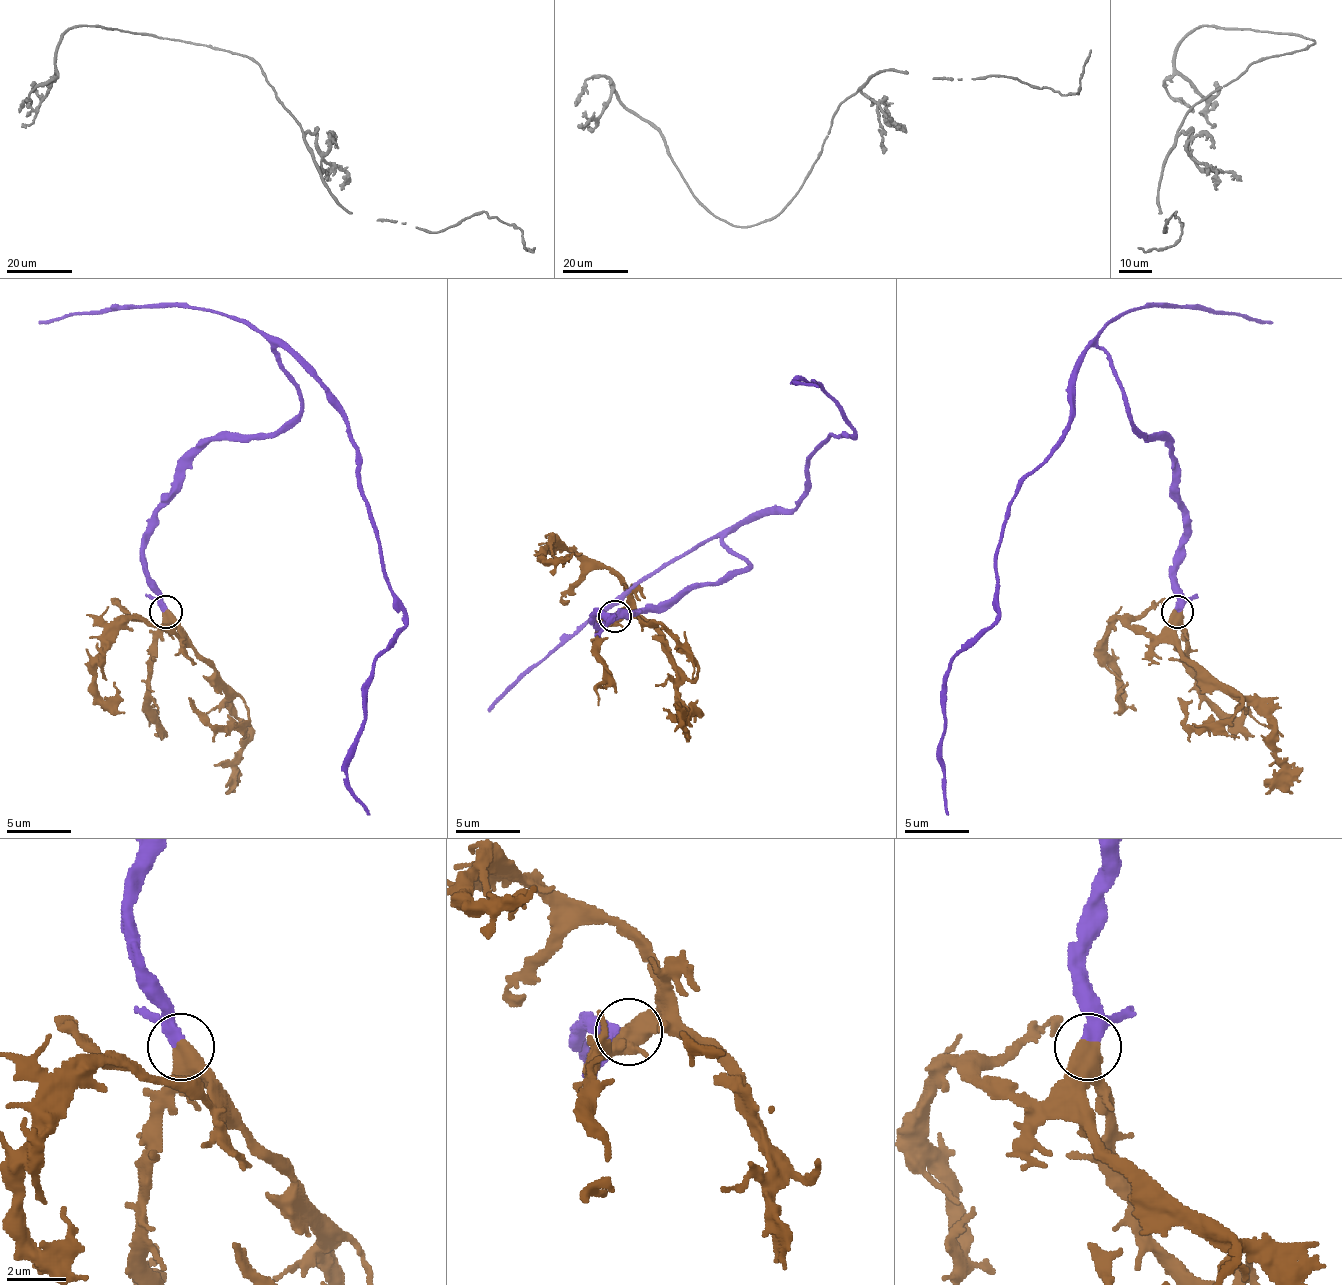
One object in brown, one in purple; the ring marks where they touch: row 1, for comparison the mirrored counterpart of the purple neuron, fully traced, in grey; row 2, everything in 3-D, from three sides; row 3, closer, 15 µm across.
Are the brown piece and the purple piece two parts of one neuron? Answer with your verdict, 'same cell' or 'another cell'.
same cell

